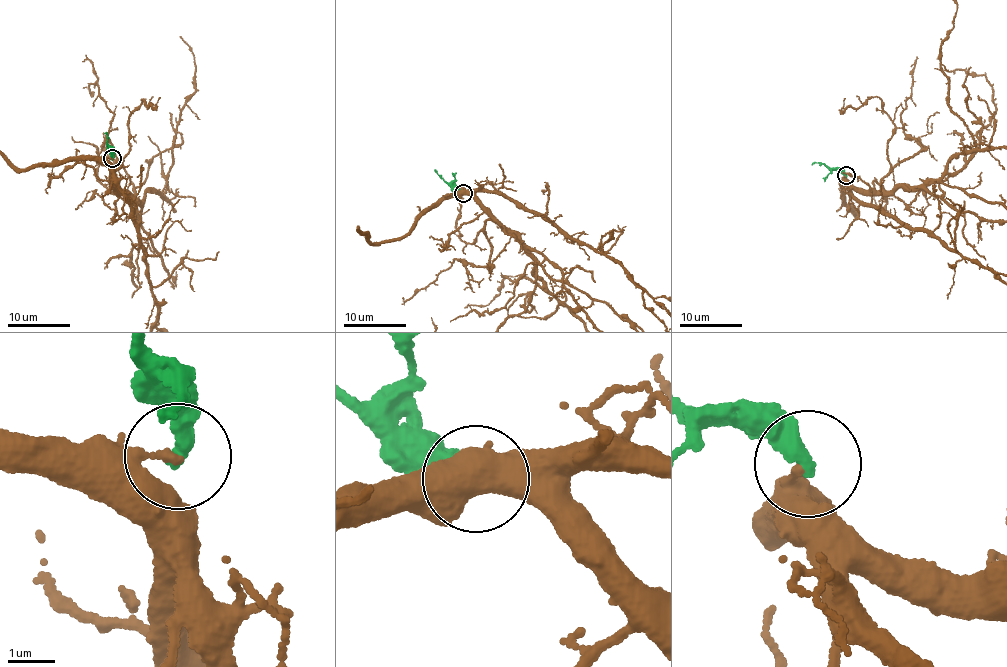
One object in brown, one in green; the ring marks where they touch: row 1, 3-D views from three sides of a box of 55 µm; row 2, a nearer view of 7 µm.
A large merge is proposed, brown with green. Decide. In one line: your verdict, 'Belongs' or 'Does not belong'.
Does not belong

